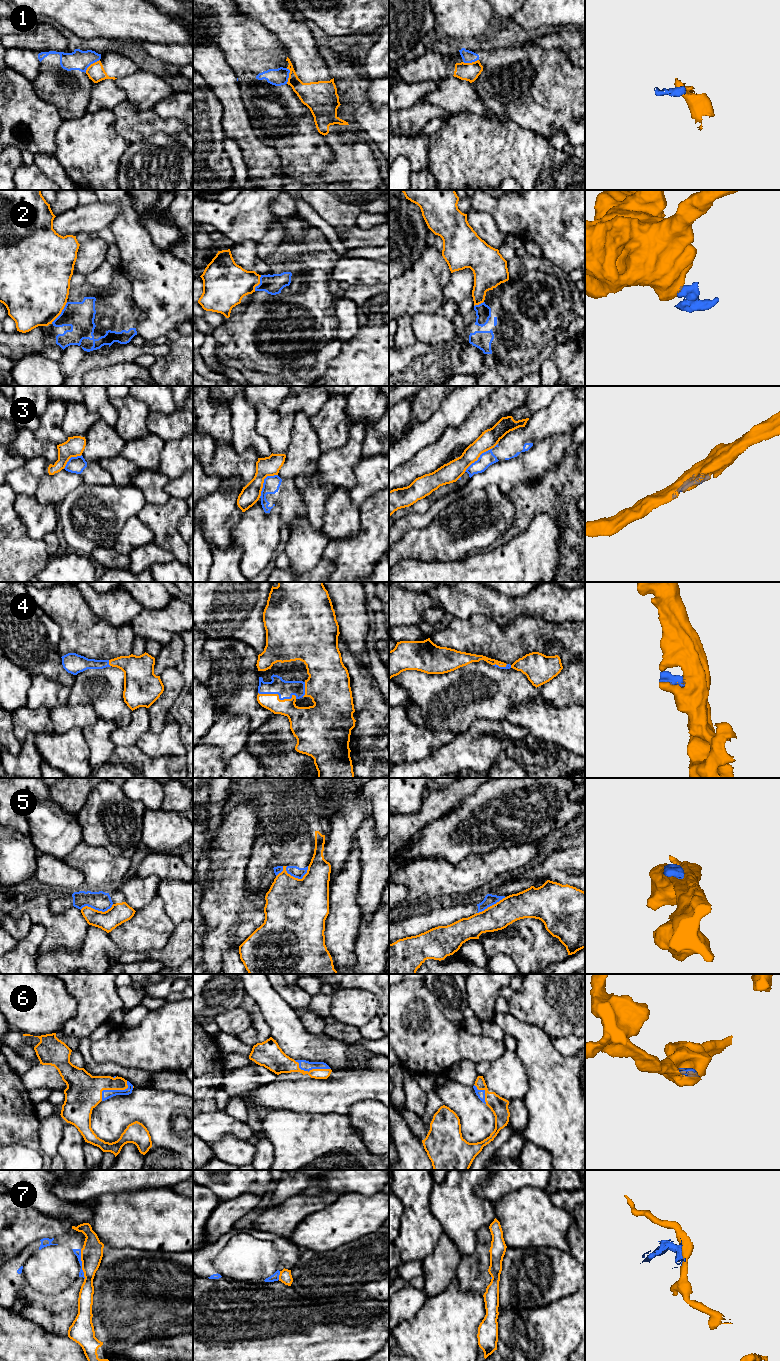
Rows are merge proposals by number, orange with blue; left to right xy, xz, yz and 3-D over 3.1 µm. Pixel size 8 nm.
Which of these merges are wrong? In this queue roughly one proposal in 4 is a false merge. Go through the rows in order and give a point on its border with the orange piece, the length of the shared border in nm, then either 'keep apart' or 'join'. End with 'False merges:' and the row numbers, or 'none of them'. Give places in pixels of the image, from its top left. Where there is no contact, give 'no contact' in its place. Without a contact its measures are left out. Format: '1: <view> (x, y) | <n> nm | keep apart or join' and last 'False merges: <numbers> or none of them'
1: xy (91, 64) | 160 nm | keep apart
2: xy (60, 313) | 220 nm | keep apart
3: yz (480, 454) | 360 nm | keep apart
4: xz (278, 696) | 320 nm | join
5: xy (96, 910) | 280 nm | keep apart
6: xy (113, 1089) | 260 nm | join
7: xy (82, 1264) | 260 nm | keep apart
False merges: 1, 2, 3, 5, 7

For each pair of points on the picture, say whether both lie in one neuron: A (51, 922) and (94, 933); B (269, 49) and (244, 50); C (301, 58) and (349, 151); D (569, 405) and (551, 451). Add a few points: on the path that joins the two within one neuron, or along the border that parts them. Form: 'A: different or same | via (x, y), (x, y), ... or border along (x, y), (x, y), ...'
A: different | border along (89, 925), (82, 948), (77, 953)
B: same | via (263, 50), (250, 50)
C: same | via (313, 82), (313, 112), (315, 117), (328, 130)
D: different | border along (574, 429), (565, 433), (547, 436), (536, 443)

